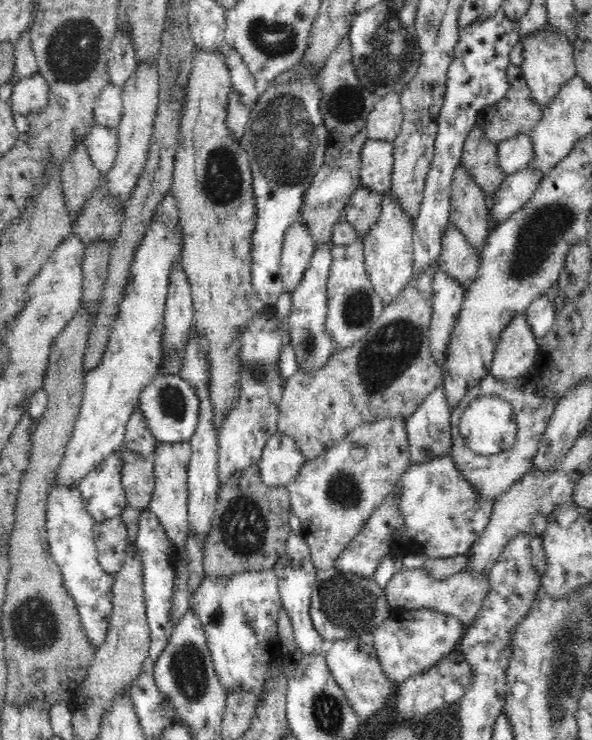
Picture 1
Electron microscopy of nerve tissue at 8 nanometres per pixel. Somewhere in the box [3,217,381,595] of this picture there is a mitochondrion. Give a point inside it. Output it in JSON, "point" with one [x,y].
{"point":[244,527]}

